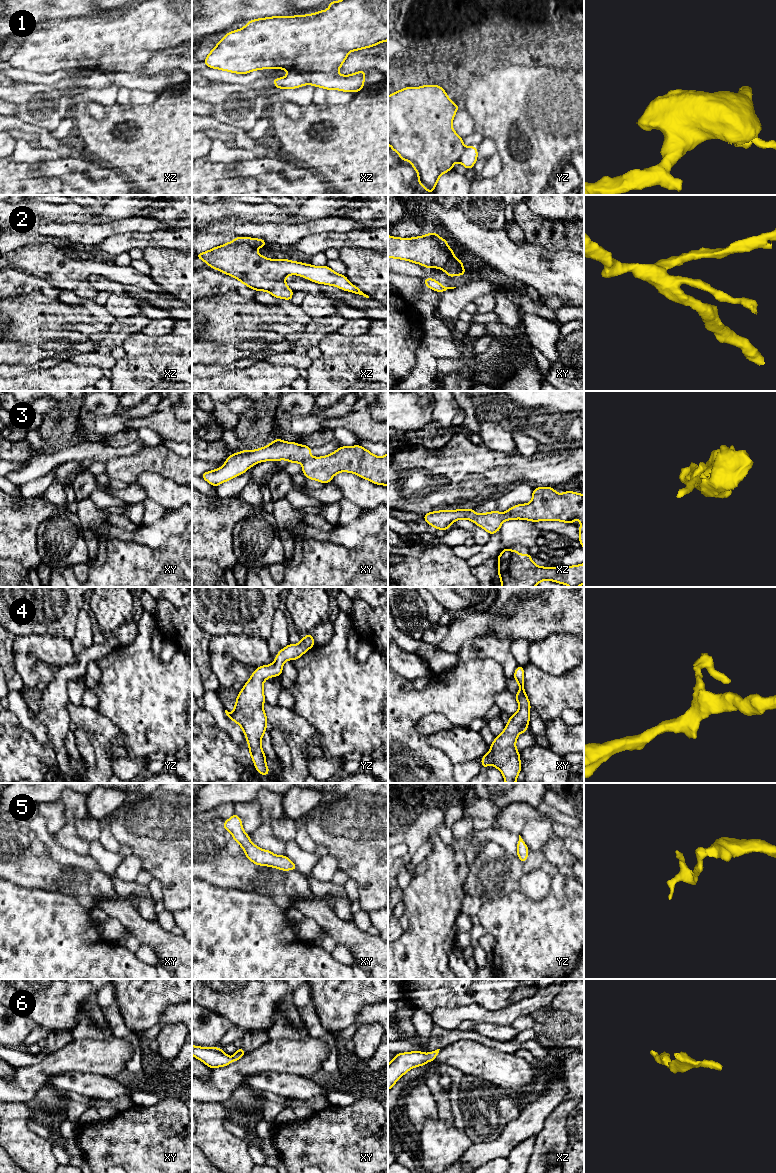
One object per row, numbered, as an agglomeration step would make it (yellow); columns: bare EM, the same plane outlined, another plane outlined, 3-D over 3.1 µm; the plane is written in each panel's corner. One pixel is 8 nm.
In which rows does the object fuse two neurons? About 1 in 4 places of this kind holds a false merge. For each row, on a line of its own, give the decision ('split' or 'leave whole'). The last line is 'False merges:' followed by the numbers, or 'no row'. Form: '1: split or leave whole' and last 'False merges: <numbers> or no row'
1: split
2: split
3: split
4: leave whole
5: leave whole
6: leave whole
False merges: 1, 2, 3

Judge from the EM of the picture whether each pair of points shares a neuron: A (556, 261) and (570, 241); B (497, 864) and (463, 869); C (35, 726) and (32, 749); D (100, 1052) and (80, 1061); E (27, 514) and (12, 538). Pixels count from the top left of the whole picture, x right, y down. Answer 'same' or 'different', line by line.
A: different
B: different
C: different
D: same
E: same

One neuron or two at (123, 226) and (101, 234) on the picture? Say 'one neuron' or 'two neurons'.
one neuron

